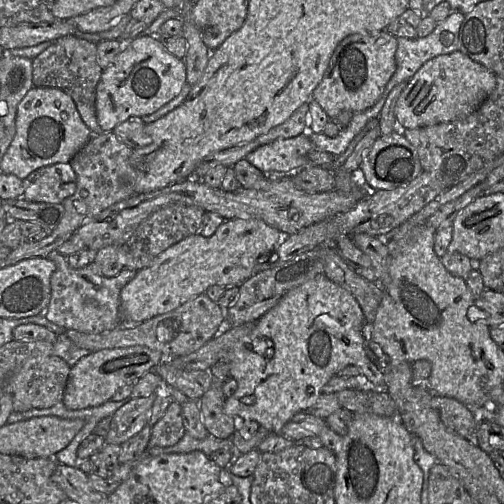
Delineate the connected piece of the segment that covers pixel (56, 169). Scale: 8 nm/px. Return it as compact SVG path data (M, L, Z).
M70 163L52 164L30 173L23 186L28 201L62 203L76 191L76 174Z

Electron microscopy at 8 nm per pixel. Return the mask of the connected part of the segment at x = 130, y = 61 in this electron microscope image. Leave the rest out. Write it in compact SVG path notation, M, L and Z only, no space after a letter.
M142 34L128 43L124 43L123 50L115 57L112 64L102 71L96 87L97 122L103 132L112 132L117 125L130 117L145 117L156 112L174 99L186 83L184 60L170 54L163 42L155 35Z

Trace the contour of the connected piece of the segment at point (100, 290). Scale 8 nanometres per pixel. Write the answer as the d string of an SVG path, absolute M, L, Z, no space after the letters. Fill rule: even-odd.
M55 250L47 257L56 264L51 276L51 294L47 306L46 318L66 330L85 333L110 331L124 323L120 312L120 292L136 275L135 270L123 269L114 277L104 277L96 272L93 262L87 266L72 268L65 255Z

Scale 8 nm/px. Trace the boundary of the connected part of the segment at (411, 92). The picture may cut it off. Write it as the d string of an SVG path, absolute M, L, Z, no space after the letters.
M460 50L427 61L407 82L395 104L400 130L433 126L465 119L474 113L496 87L497 76Z

